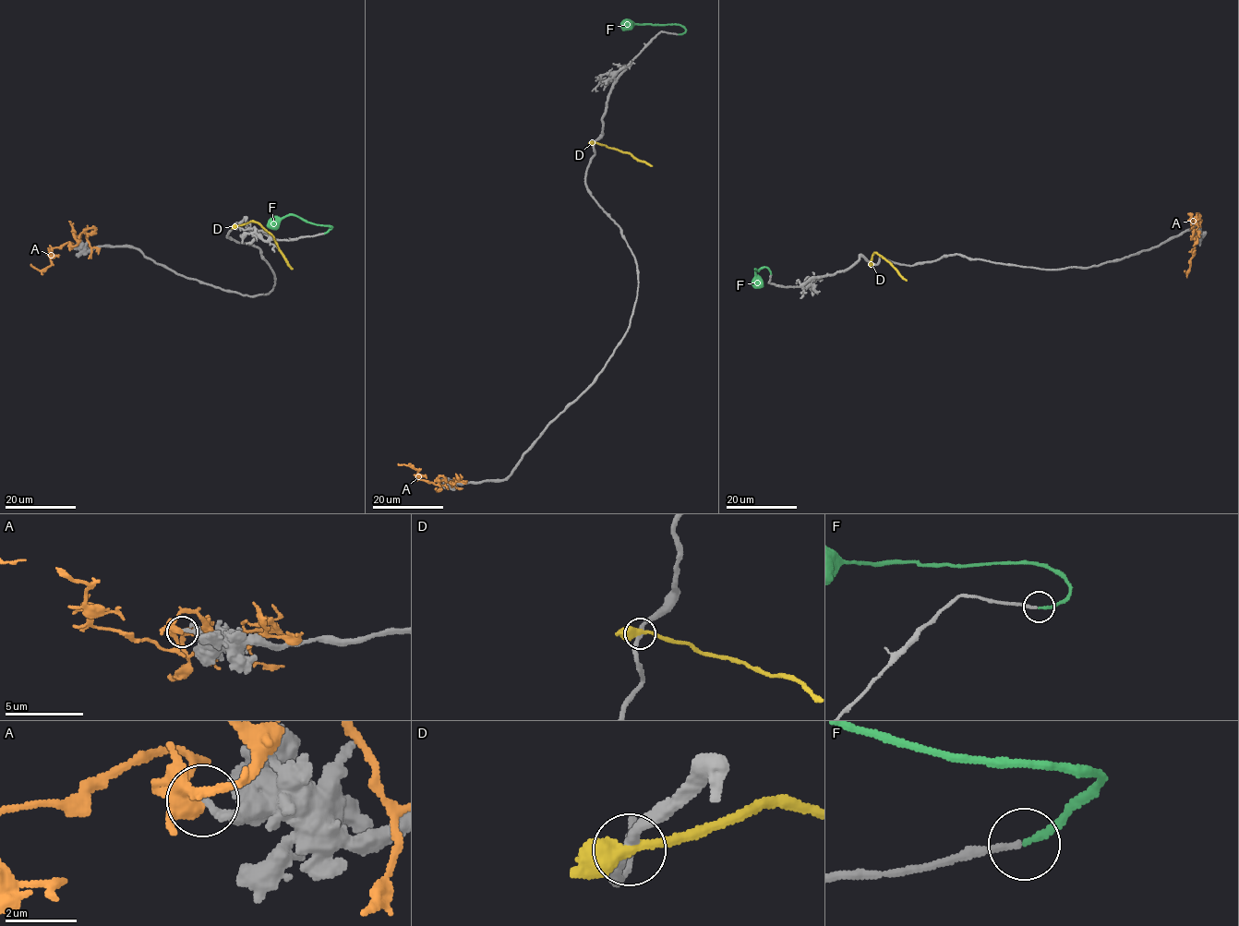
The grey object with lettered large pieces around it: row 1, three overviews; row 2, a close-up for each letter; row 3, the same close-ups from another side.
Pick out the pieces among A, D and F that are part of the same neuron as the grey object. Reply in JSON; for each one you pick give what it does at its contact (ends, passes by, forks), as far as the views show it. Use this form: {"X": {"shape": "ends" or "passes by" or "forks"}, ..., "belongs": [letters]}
{"F": {"shape": "ends"}, "belongs": ["F"]}

